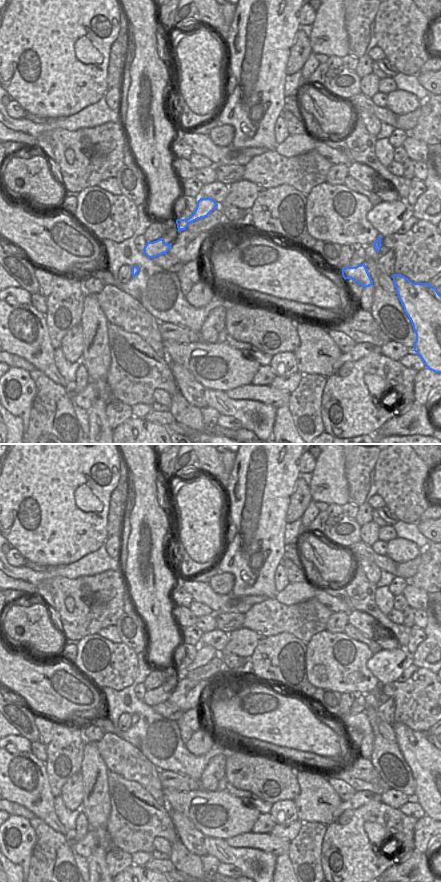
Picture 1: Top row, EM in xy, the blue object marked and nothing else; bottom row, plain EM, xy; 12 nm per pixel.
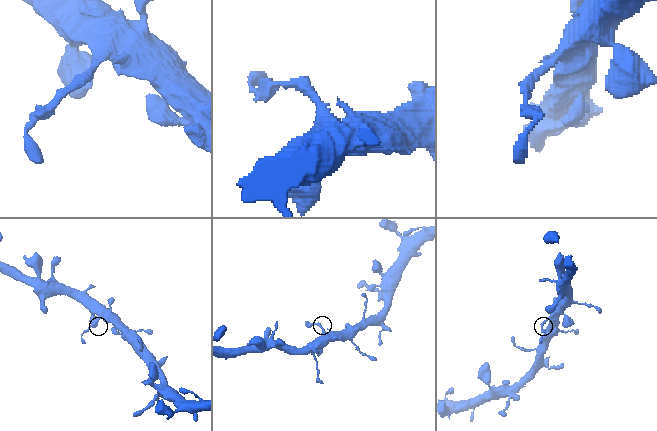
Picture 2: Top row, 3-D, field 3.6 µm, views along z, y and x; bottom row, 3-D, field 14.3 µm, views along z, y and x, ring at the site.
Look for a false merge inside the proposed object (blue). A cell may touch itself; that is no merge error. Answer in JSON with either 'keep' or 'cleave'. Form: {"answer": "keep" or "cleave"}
{"answer": "cleave"}

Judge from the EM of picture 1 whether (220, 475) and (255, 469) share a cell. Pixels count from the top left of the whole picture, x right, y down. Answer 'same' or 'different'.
different

